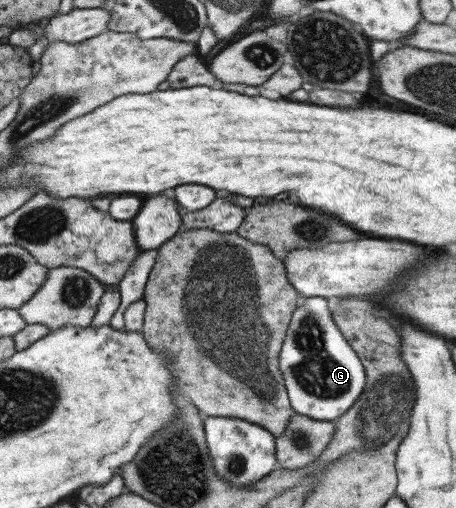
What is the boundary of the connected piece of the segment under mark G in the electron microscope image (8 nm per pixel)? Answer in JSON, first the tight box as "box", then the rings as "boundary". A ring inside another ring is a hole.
{"box":[278,297,365,421],"boundary":[[[305,297],[287,325],[278,355],[280,375],[293,412],[314,421],[335,421],[359,398],[365,384],[363,365],[333,322],[326,298]]]}

